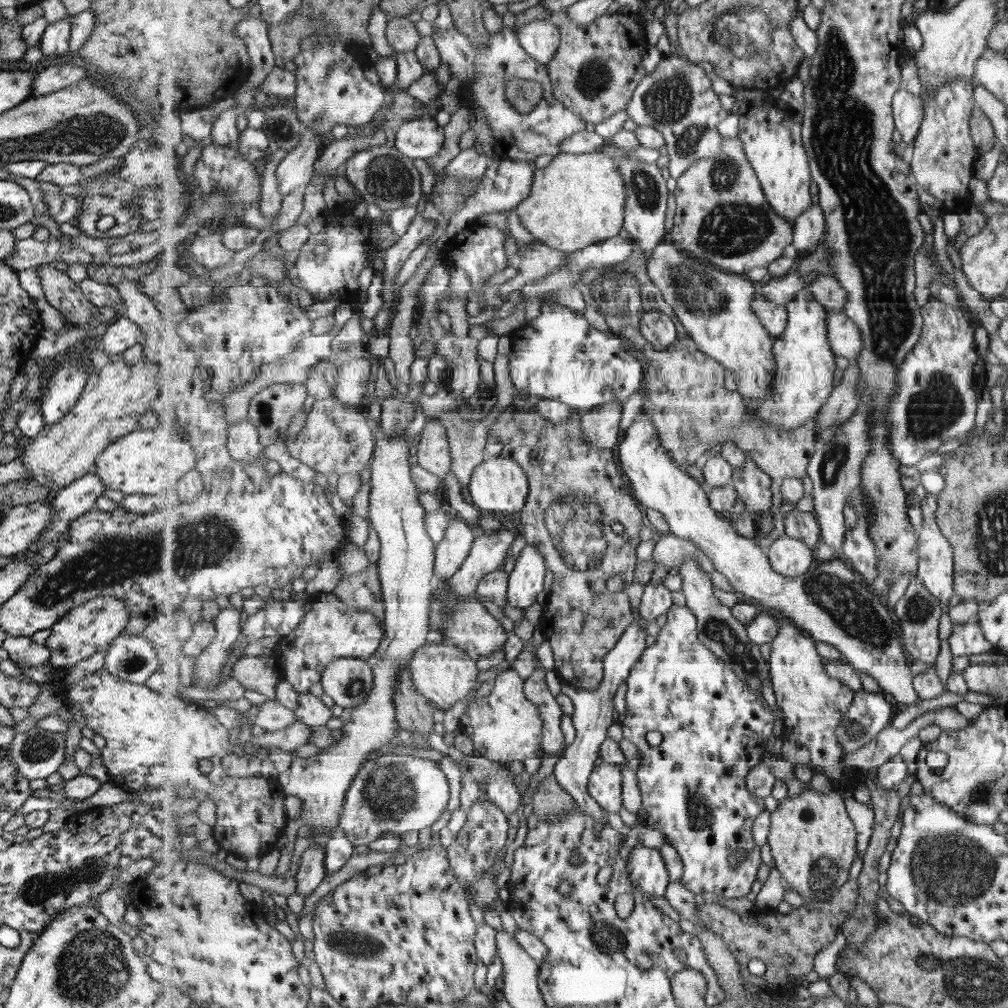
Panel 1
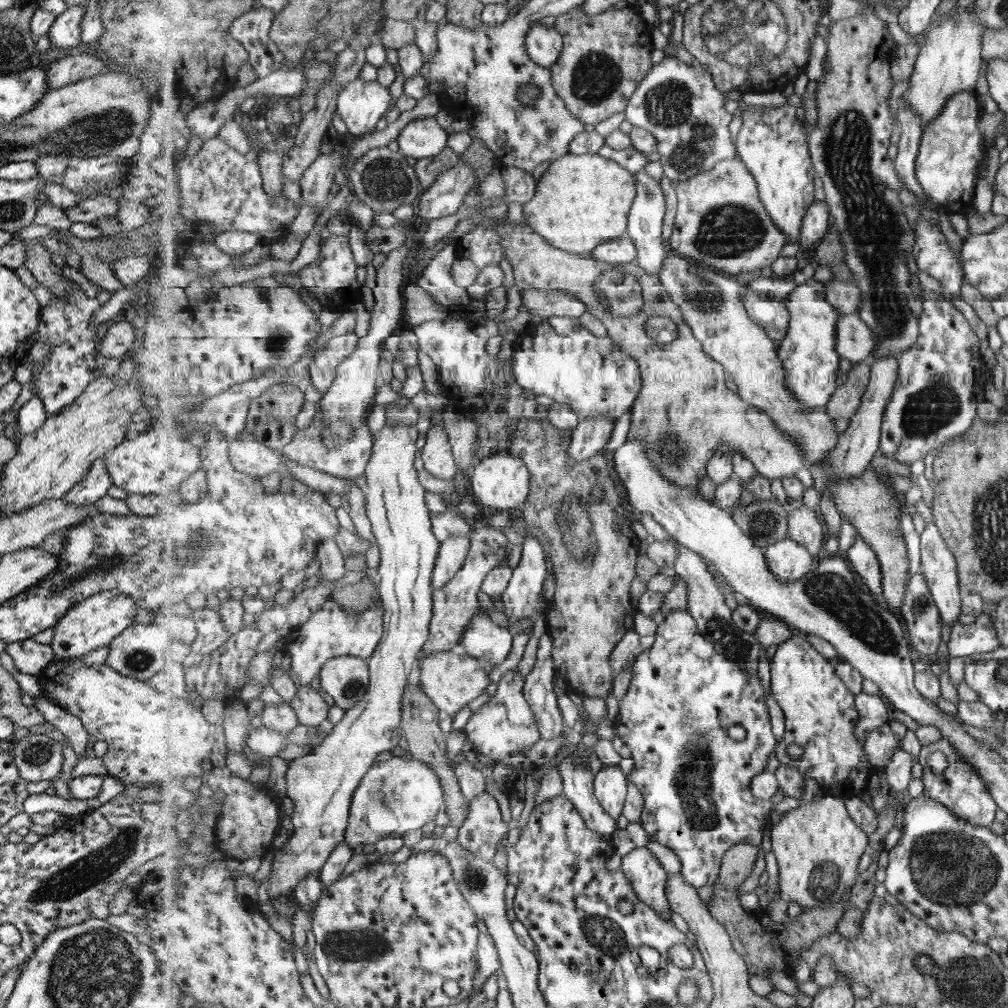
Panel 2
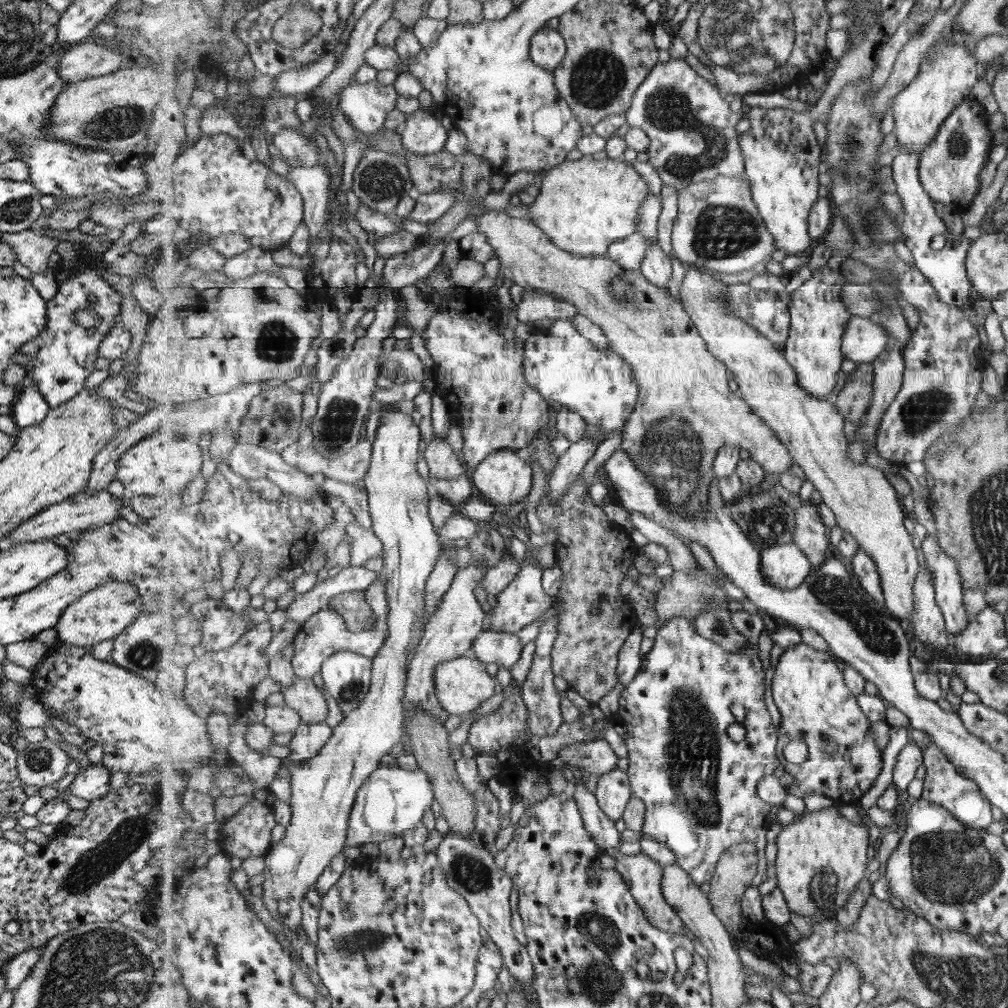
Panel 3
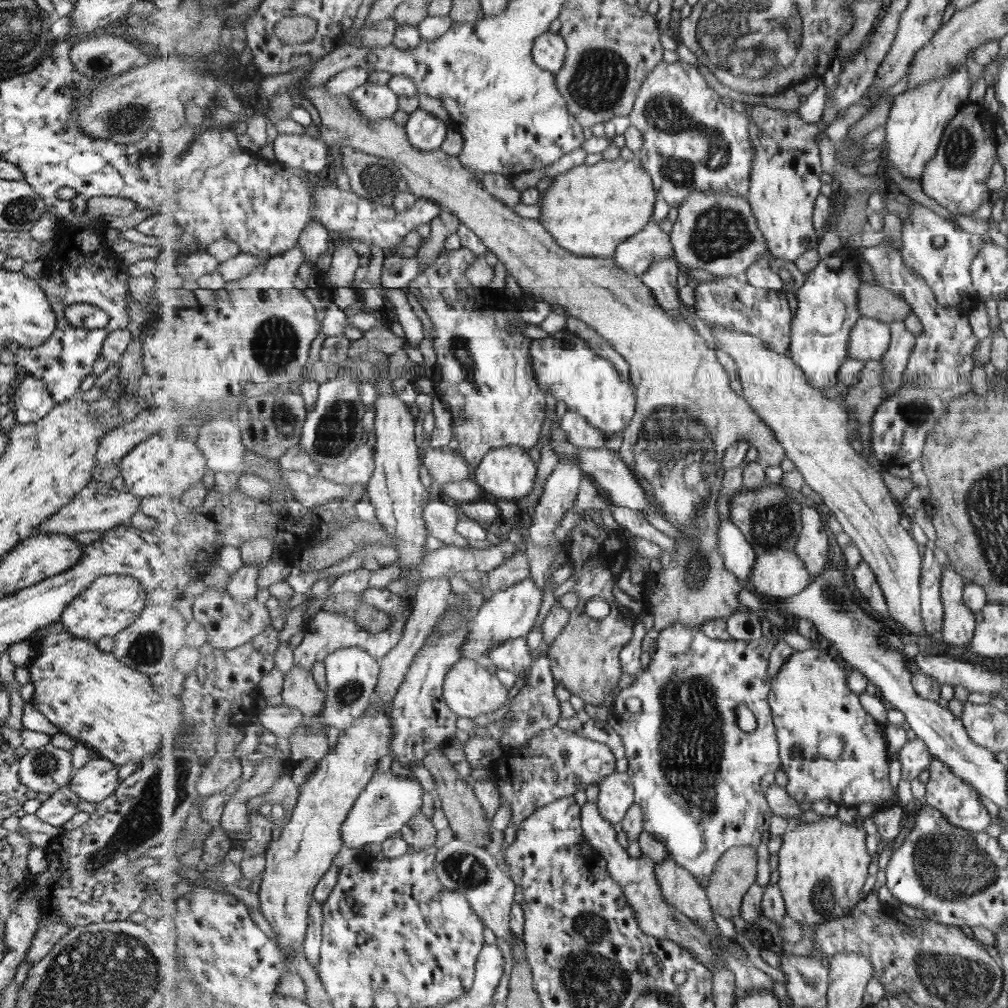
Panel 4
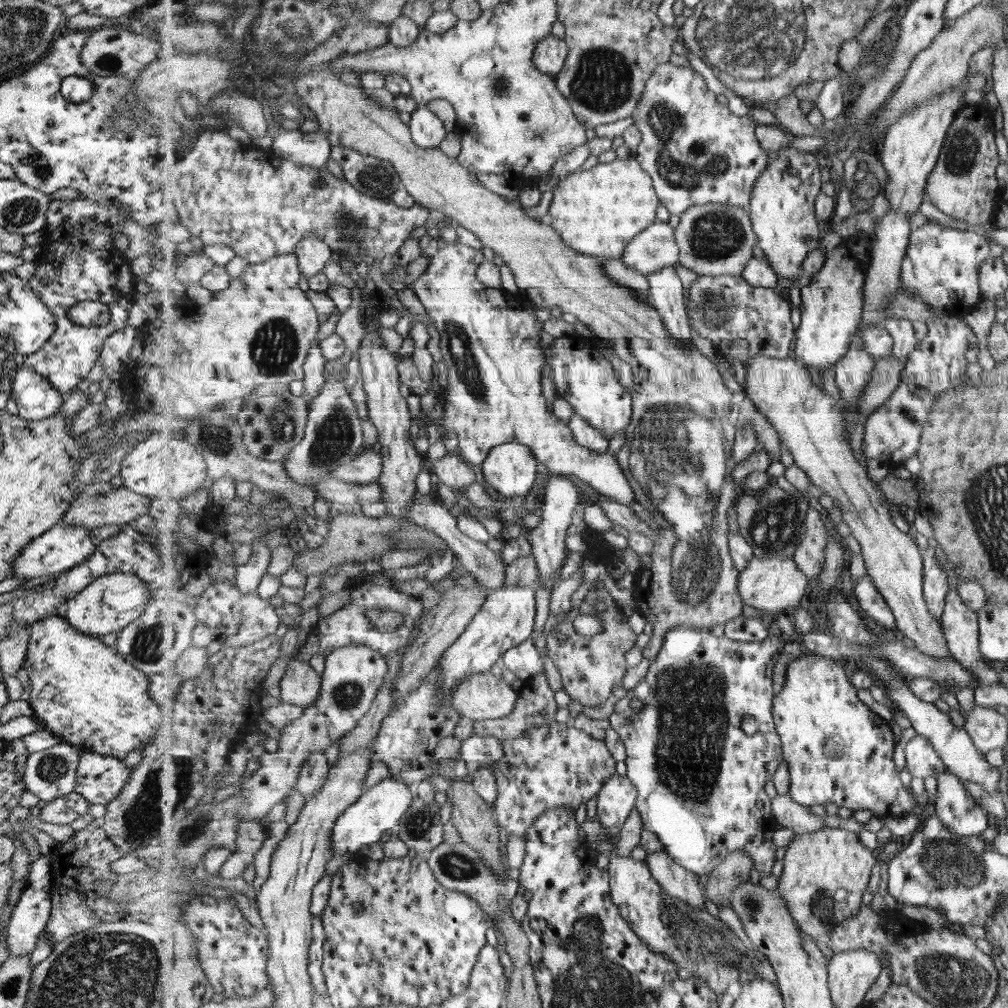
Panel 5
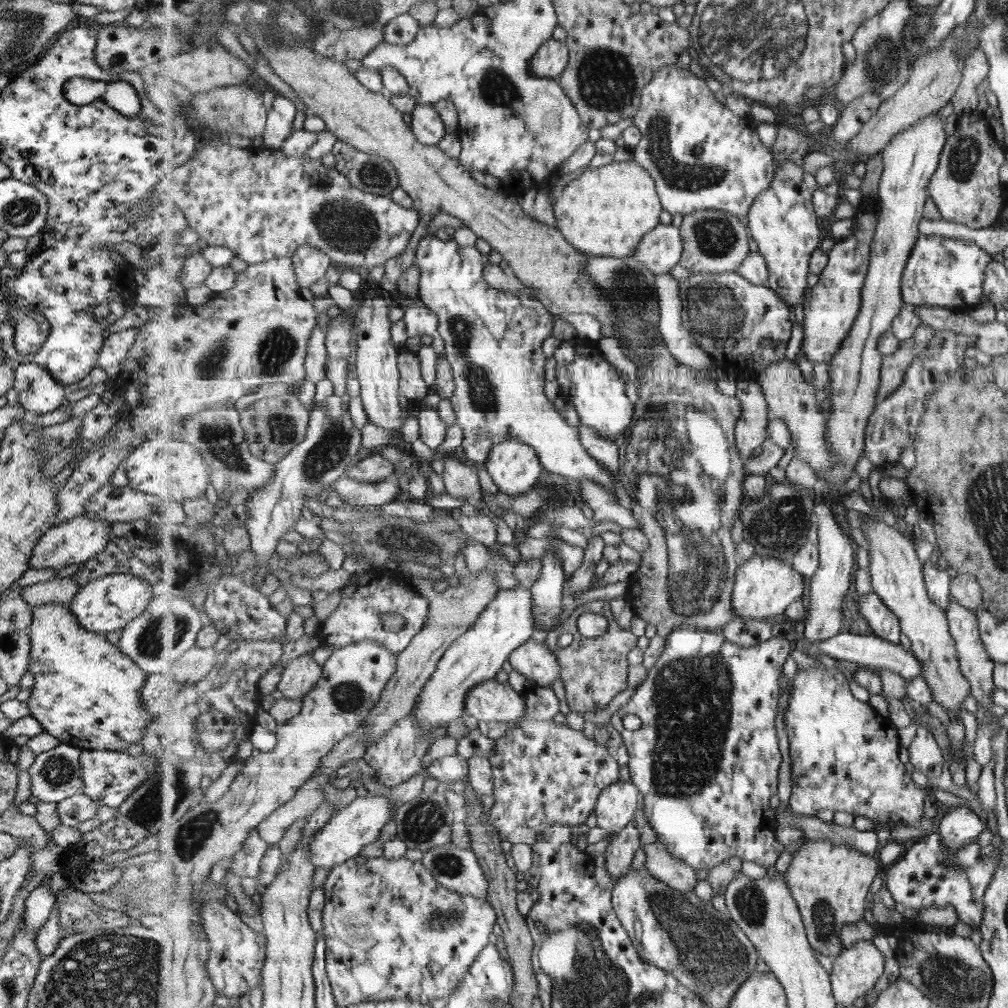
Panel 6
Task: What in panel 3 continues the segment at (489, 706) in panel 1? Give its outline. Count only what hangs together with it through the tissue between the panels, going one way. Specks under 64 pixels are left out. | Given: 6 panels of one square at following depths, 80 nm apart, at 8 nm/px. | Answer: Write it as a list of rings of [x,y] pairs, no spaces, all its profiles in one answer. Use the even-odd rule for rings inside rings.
[[[513,680],[504,689],[505,700],[492,714],[479,717],[468,732],[467,746],[470,751],[499,751],[507,749],[515,738],[527,733],[529,710],[521,698],[522,687]]]

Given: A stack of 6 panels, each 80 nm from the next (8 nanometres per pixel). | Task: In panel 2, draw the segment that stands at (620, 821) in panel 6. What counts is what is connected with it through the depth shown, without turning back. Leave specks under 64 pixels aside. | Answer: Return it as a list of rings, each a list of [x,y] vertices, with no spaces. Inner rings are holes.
[[[618,765],[602,767],[594,778],[594,793],[603,808],[614,818],[624,814],[624,806],[629,790],[628,775],[621,772]]]

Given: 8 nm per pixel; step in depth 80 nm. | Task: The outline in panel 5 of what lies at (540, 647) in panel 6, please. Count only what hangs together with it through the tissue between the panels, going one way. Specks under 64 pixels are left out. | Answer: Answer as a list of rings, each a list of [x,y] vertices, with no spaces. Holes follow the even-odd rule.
[[[527,639],[519,646],[507,651],[502,656],[502,662],[516,677],[525,679],[527,682],[531,677],[545,672],[543,658],[535,648],[533,639]]]

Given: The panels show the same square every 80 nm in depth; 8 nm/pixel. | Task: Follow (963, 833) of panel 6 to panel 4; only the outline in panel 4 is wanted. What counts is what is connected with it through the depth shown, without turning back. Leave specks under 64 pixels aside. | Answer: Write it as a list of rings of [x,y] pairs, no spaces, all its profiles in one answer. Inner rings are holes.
[[[934,758],[931,762],[930,777],[925,785],[927,804],[942,810],[953,826],[963,828],[967,832],[985,833],[987,826],[991,825],[991,814],[987,812],[985,804],[979,800],[978,790],[970,782],[965,782],[955,775],[945,762]]]

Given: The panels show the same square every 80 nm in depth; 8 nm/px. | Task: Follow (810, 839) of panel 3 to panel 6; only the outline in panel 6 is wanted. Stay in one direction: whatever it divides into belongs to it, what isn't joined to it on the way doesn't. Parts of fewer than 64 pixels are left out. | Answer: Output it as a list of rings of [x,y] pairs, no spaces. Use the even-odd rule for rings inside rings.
[[[806,837],[801,840],[785,872],[786,882],[798,902],[811,946],[835,960],[845,950],[840,937],[842,930],[865,916],[865,900],[879,874],[879,862],[874,856],[846,844],[812,841]]]

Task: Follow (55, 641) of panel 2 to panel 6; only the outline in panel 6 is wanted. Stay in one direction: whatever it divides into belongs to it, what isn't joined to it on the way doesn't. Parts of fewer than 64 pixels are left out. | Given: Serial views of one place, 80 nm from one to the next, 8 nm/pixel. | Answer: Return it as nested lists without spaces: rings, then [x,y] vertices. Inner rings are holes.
[[[129,573],[107,574],[79,587],[67,605],[78,625],[87,632],[105,634],[121,630],[130,620],[142,613],[152,597],[150,584]]]

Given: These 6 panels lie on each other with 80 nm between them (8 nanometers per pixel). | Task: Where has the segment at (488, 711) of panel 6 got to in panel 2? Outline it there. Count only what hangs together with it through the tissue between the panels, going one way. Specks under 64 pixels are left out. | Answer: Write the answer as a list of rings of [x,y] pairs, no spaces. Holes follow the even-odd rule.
[[[451,651],[429,653],[418,661],[421,688],[424,694],[443,712],[444,715],[455,716],[459,711],[467,709],[467,704],[485,693],[491,684],[487,672],[483,670],[483,662],[473,658],[469,653],[455,654]]]

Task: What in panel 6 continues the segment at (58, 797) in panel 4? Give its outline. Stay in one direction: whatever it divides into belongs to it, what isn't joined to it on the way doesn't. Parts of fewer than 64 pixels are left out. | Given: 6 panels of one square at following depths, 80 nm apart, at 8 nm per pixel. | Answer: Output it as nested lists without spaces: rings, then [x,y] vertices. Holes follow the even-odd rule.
[[[79,792],[56,803],[55,812],[61,825],[77,828],[79,822],[95,817],[99,804]]]

